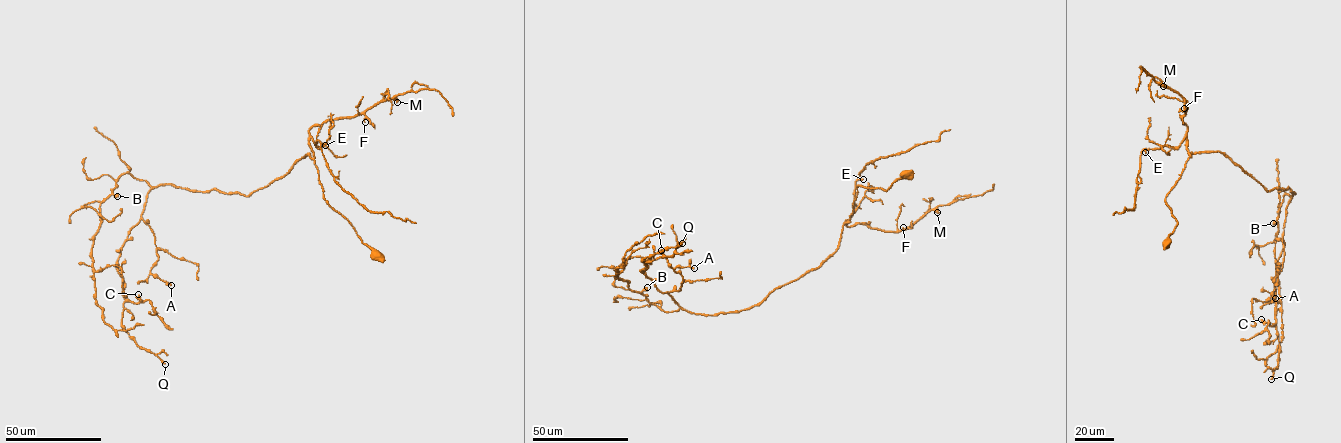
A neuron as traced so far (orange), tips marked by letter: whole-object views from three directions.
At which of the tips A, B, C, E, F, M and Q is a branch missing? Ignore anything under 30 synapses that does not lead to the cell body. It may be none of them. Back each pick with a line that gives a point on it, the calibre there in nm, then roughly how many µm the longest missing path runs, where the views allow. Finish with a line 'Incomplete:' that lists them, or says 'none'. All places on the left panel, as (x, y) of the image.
A: at (171, 285); 200 nm thick; about 30 µm are missing
Incomplete: A

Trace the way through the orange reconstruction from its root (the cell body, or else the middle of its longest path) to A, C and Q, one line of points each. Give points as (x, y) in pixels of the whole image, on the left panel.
A: (376, 256), (324, 198), (306, 154), (248, 196), (150, 190), (142, 218), (158, 258), (150, 273), (171, 285)
C: (376, 256), (324, 198), (306, 154), (248, 196), (150, 190), (117, 262), (123, 296), (139, 303), (138, 294)
Q: (376, 256), (324, 198), (308, 154), (248, 196), (154, 187), (117, 269), (123, 282), (122, 327), (165, 364)

